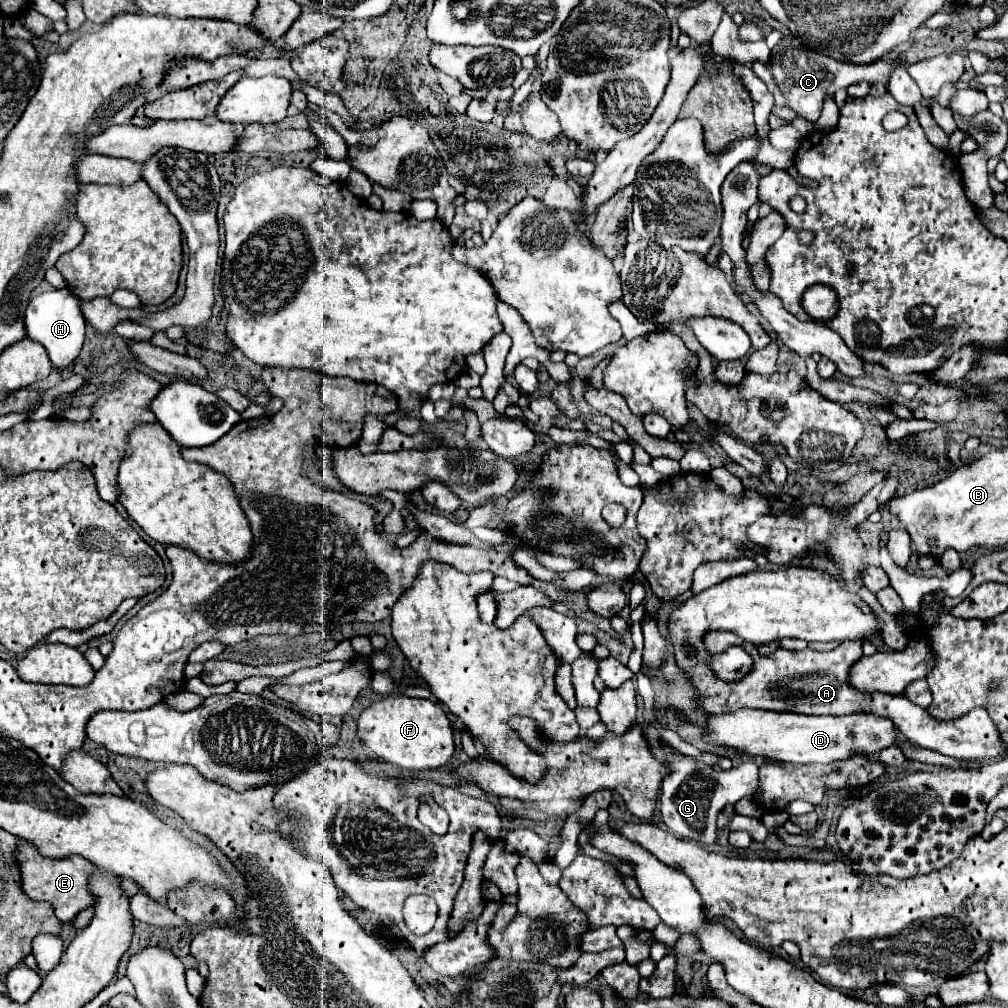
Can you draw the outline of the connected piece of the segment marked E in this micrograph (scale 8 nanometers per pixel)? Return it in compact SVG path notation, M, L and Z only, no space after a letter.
M24 842L20 844L20 872L22 872L22 890L32 900L44 900L54 906L56 918L60 922L72 922L78 912L82 912L88 906L94 906L94 894L90 892L90 876L98 870L94 864L88 864L88 860L82 860L80 856L70 856L64 860L52 860L40 856L36 846Z

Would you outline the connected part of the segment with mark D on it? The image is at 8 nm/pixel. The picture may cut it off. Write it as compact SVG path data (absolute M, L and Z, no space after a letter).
M742 708L732 714L724 716L710 716L708 724L710 734L706 740L716 748L738 748L752 756L766 756L784 762L798 762L798 764L830 764L836 760L848 760L852 756L872 756L884 748L896 746L896 730L890 720L878 718L872 714L848 714L848 716L804 716L794 712L764 712L764 710L750 710Z

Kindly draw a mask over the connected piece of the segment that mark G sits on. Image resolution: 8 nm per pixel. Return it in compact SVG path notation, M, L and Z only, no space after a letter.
M662 742L662 748L672 758L672 764L670 764L672 772L662 782L662 796L660 796L662 822L668 826L668 830L674 836L682 840L694 840L704 846L716 844L720 840L718 824L716 824L718 812L730 802L738 802L744 796L754 796L756 788L760 786L758 766L754 762L744 762L730 770L714 770L704 762L676 756L664 742Z

